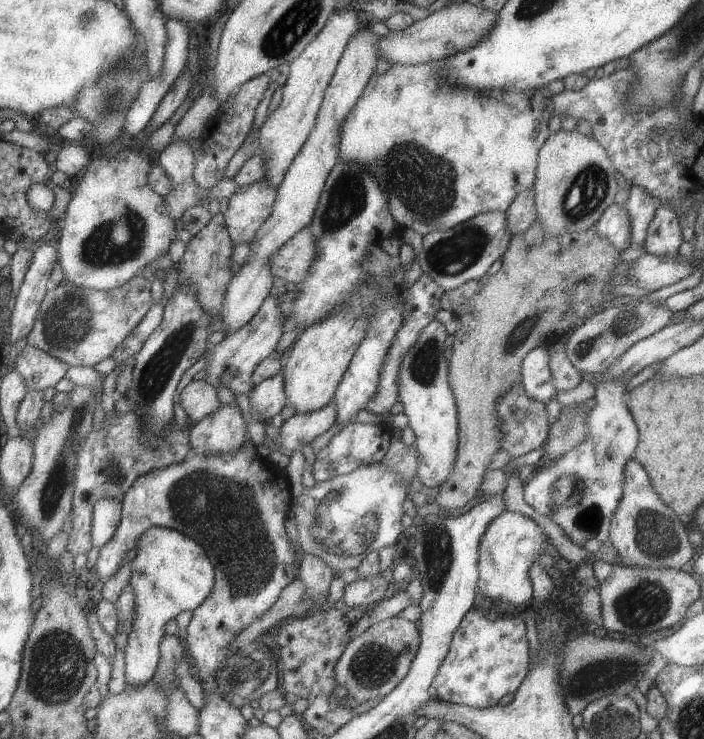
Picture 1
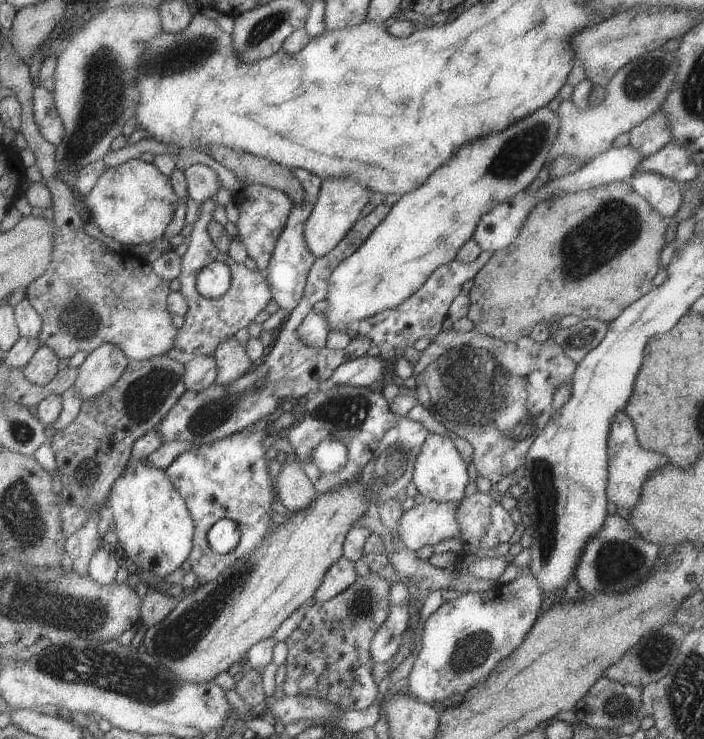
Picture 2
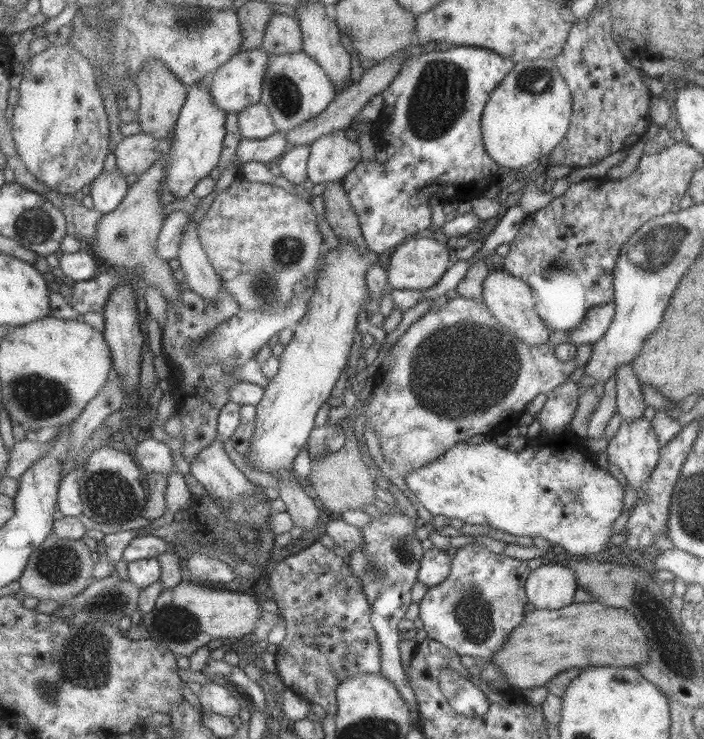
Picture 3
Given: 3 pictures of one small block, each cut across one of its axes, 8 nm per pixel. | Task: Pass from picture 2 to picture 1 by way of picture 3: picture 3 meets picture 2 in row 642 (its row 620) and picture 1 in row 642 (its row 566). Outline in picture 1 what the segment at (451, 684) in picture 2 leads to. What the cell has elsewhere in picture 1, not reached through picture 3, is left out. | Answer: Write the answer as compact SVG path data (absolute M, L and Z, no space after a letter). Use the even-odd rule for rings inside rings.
M471 608L457 630L454 631L448 654L443 658L431 687L435 689L439 700L451 704L465 705L475 709L485 709L497 705L506 694L514 694L527 676L529 666L529 646L525 636L525 624L519 614L511 614L511 609L504 608L495 620L487 620L477 608Z

